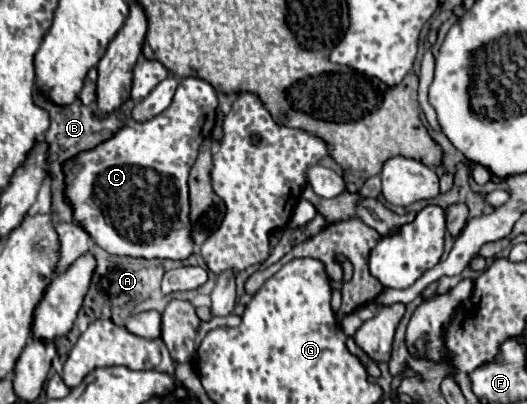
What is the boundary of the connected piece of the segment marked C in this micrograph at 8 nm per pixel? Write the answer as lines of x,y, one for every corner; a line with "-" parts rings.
184,77
178,83
174,101
170,103
168,109
164,109
158,117
152,117
148,121
130,121
126,127
122,127
118,133
114,133
114,137
110,137
108,141
102,141
100,145
96,145
94,149
88,151
80,151
74,159
64,161
62,163
62,171
64,171
64,197
66,203
72,207
74,211
74,221
78,221
78,225
82,225
82,229
86,229
86,233
90,233
90,237
108,253
112,255
128,255
128,257
144,257
144,259
186,259
192,251
192,237
190,237
190,223
188,223
188,171
194,165
194,159
198,155
198,147
204,141
204,137
208,137
214,129
214,121
216,121
216,107
218,107
218,99
216,99
216,91
210,83
198,79
198,77

